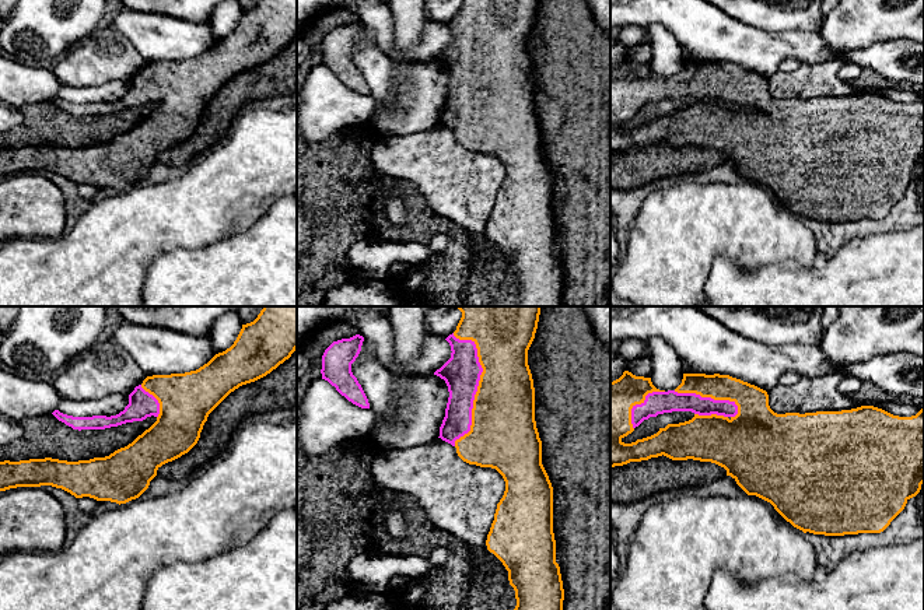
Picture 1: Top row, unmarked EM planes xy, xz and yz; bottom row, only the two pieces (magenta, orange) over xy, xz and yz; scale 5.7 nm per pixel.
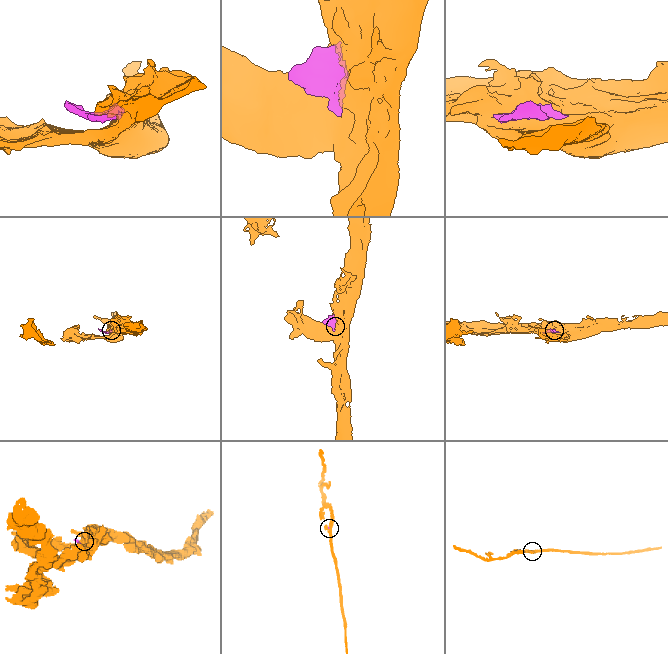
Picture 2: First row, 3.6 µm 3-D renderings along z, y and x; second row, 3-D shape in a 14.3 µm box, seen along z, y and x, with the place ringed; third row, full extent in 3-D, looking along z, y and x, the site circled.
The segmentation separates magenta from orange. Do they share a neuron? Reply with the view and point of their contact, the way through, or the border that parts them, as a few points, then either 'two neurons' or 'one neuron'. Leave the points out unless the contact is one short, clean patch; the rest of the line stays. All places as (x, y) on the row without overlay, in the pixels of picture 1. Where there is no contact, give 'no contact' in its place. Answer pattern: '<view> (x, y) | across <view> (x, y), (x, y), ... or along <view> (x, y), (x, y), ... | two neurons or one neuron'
xz (478, 72) | one neuron

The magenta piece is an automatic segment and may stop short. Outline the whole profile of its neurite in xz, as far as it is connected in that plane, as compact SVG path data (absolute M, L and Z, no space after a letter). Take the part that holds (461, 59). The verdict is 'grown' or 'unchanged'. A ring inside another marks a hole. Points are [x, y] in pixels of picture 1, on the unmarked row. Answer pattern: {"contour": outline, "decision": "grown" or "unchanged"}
{"contour": "M462 0L456 17L445 25L451 45L434 59L449 78L438 125L455 133L463 148L496 155L505 168L486 227L487 236L508 257L515 277L517 292L505 299L518 306L563 306L564 276L556 249L553 173L542 151L535 74L528 52L539 1Z", "decision": "grown"}

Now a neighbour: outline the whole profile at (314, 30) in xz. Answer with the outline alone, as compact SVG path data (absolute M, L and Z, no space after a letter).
M333 8L328 13L322 10L314 14L309 20L304 21L301 39L309 48L309 59L301 64L297 71L297 106L300 102L300 91L311 70L322 64L322 42L325 36L337 27L350 25L358 21L354 11L346 8Z

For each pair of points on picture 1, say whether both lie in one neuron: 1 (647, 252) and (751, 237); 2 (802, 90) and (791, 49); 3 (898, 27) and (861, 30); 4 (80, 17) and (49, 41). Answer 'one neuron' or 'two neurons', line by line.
1: one neuron
2: two neurons
3: one neuron
4: one neuron

